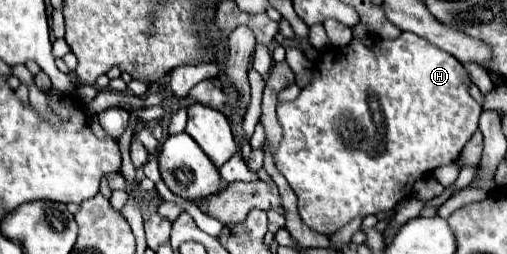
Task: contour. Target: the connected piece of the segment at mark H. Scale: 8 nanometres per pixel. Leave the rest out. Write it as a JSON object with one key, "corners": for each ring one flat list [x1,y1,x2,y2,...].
{"corners":[[402,33,394,41,378,39,378,37,370,35,366,39,352,39,352,43,348,47,342,47,342,49,328,47,328,49,320,51,320,55,314,63,312,83,302,89,298,99,278,105,278,121,282,125,284,135,282,135,280,145,274,151,274,163,276,163,276,169,286,177,286,181,290,183,290,187,294,189,294,193,298,197,298,211,300,211,302,221,310,229,328,235,330,231,340,229,342,225,346,225,348,221,352,221,358,215,392,211,398,205,398,201,406,197,410,185,416,183,422,175,426,175,438,167,444,167,448,163,454,163,458,159,460,151,464,149,464,145,470,141,470,137,478,129,478,117,482,113,482,107,470,97,466,83,468,83,468,75,466,75,460,61,456,61,450,53,436,49,426,39,422,39,414,33]]}

